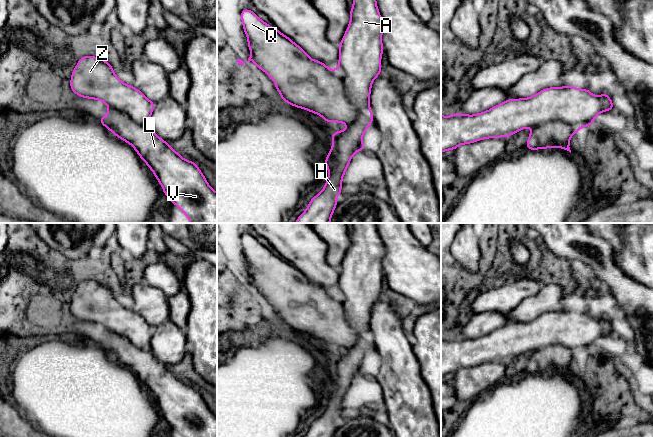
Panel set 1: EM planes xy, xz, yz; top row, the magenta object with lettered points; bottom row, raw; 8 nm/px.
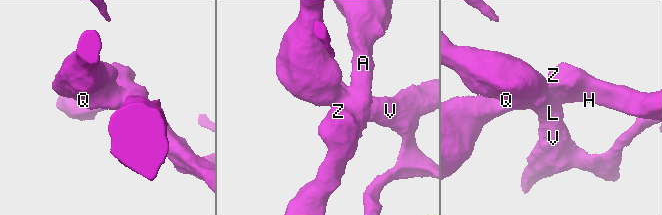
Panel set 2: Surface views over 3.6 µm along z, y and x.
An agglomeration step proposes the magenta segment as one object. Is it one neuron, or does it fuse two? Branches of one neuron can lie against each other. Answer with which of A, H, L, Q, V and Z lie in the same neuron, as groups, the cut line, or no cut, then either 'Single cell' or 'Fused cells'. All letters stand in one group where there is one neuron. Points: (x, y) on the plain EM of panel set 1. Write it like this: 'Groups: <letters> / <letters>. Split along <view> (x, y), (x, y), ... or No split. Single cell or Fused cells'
Groups: A H Z / L Q V. Split along xz (337, 293), (346, 318), (358, 336), (358, 340), (350, 348). Fused cells

